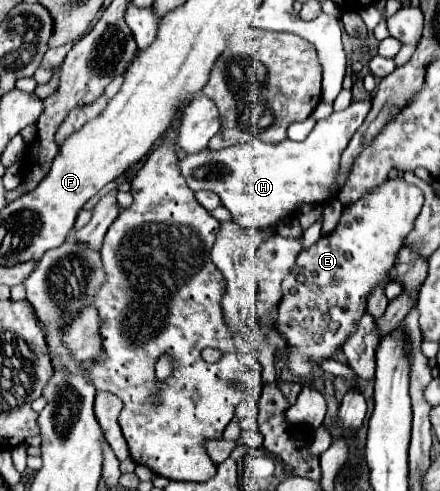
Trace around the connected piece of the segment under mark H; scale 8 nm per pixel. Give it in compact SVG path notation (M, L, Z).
M354 101L342 111L316 121L310 135L296 143L284 139L280 143L262 143L252 139L244 145L232 145L220 151L204 149L180 161L180 171L192 191L212 191L222 199L222 205L232 213L232 221L246 229L270 227L280 219L298 213L304 205L324 205L332 199L340 157L348 147L354 131L364 123L372 103Z

